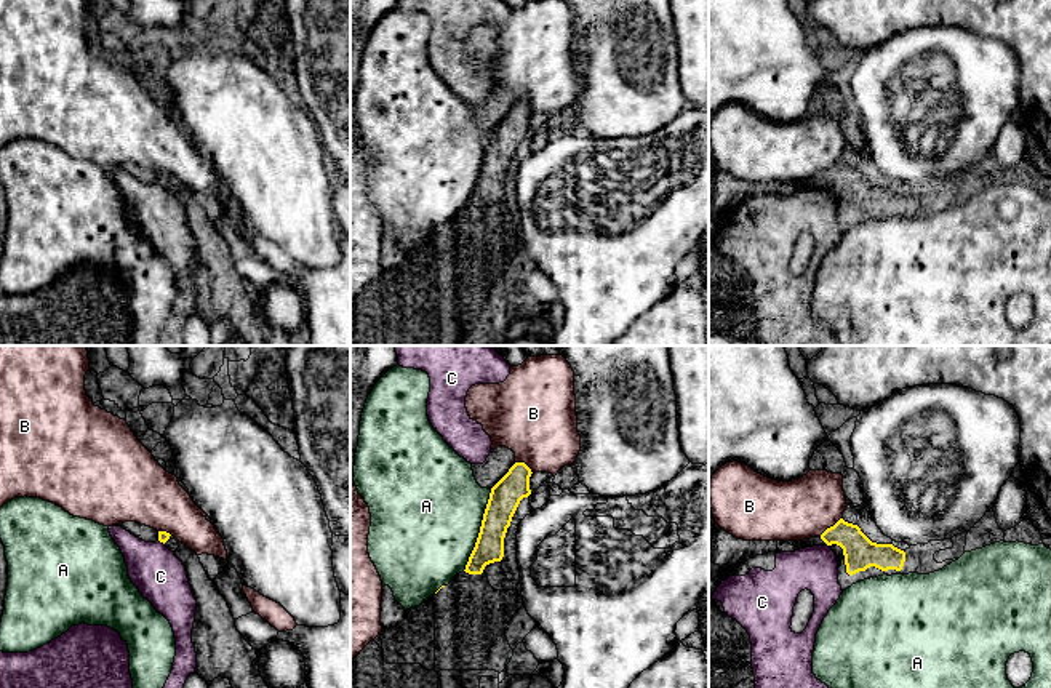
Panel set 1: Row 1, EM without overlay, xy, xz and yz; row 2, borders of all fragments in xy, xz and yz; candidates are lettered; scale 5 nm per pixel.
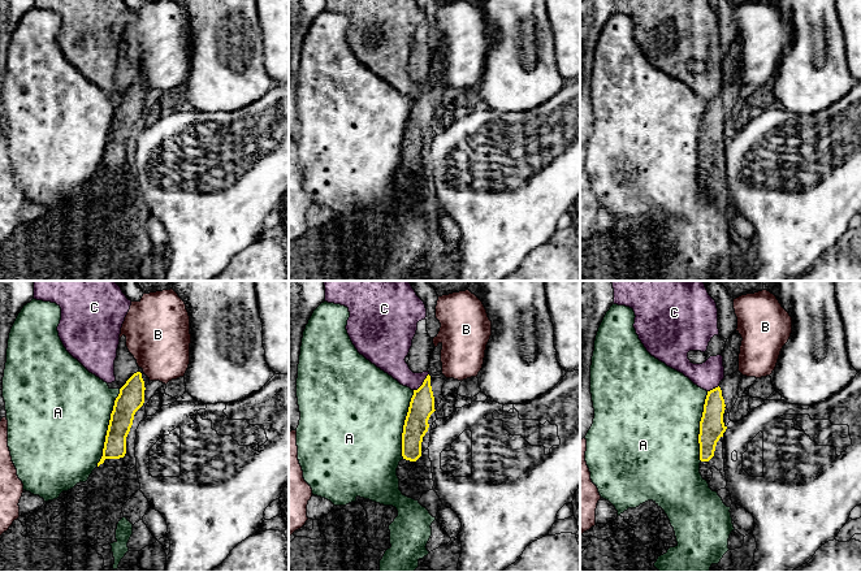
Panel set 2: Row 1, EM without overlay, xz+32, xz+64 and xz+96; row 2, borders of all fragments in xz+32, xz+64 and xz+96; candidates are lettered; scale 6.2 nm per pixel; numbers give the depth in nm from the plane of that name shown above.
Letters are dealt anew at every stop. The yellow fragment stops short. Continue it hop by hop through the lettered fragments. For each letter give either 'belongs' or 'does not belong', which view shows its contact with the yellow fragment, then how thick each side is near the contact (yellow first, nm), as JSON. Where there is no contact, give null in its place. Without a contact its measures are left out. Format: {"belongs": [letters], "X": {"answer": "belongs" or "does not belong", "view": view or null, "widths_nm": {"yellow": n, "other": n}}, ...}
{"belongs": [], "A": {"answer": "does not belong", "view": "xz", "widths_nm": {"yellow": 160, "other": 480}}, "B": {"answer": "does not belong", "view": "yz", "widths_nm": {"yellow": 160, "other": 300}}, "C": {"answer": "does not belong", "view": "yz", "widths_nm": {"yellow": 160, "other": 220}}}

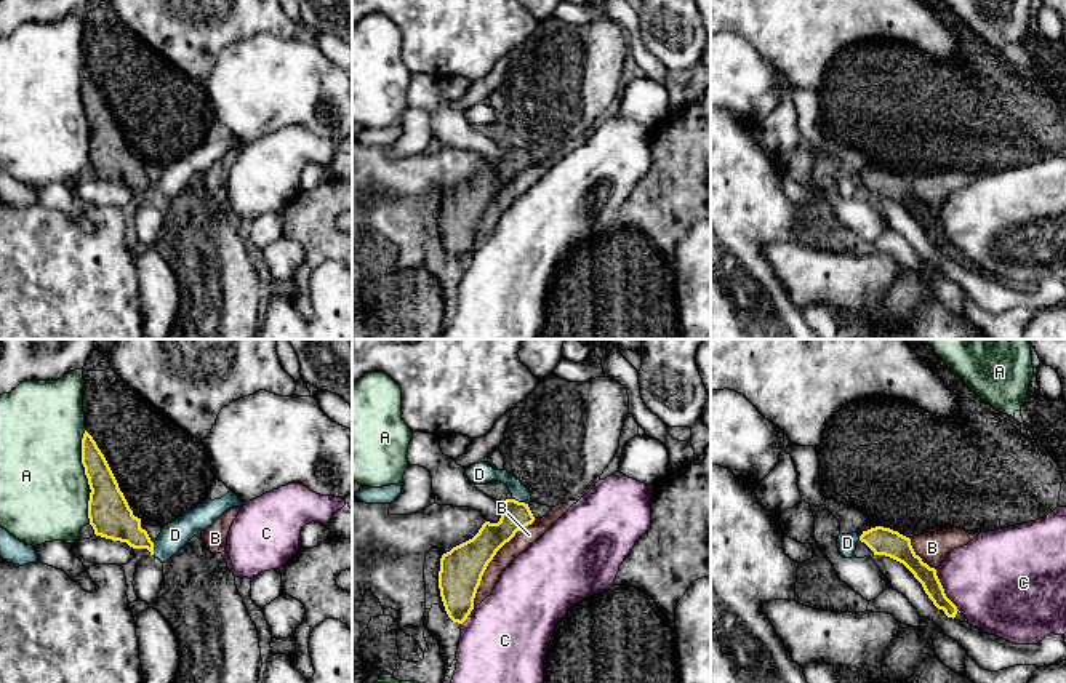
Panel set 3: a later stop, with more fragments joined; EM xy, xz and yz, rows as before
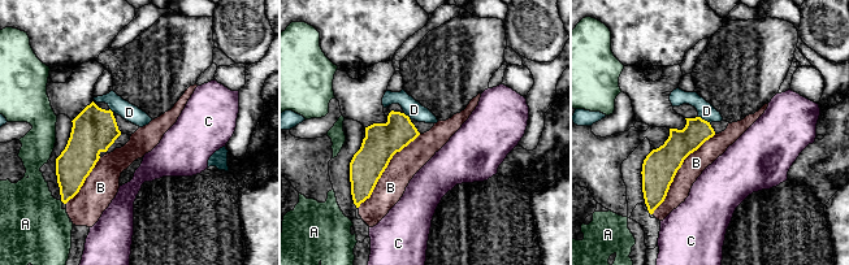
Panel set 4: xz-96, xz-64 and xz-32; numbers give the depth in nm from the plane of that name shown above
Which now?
{"belongs": [], "A": {"answer": "does not belong", "view": "xy", "widths_nm": {"yellow": 220, "other": 440}}, "B": {"answer": "does not belong", "view": "xz", "widths_nm": {"yellow": 220, "other": 90}}, "C": {"answer": "does not belong", "view": "yz", "widths_nm": {"yellow": 100, "other": 440}}, "D": {"answer": "does not belong", "view": "xz", "widths_nm": {"yellow": 140, "other": 110}}}

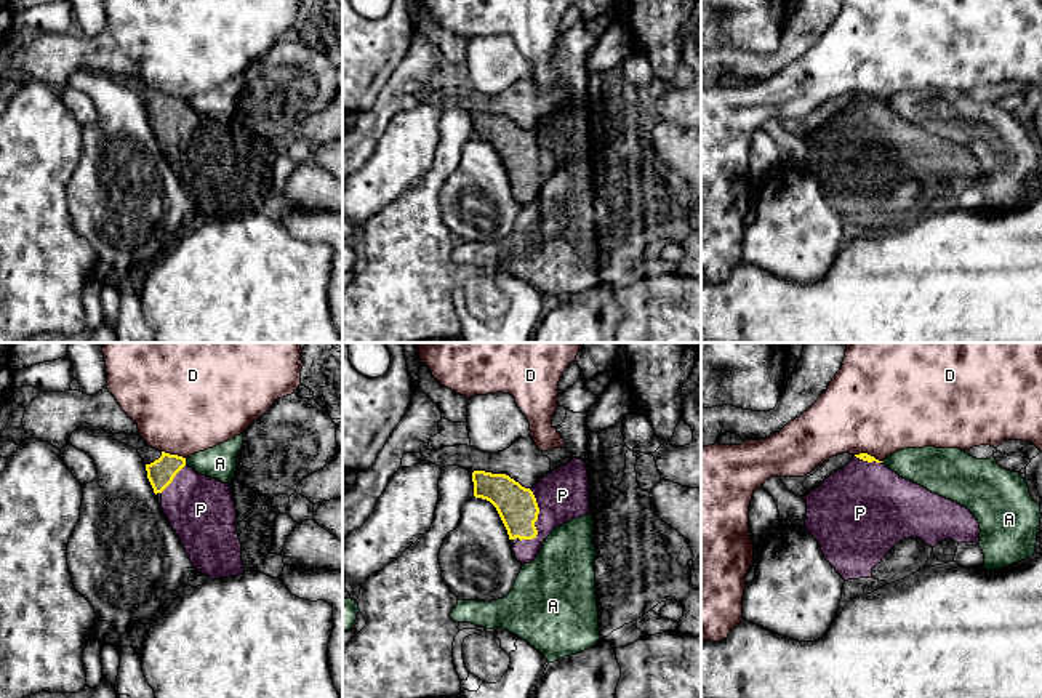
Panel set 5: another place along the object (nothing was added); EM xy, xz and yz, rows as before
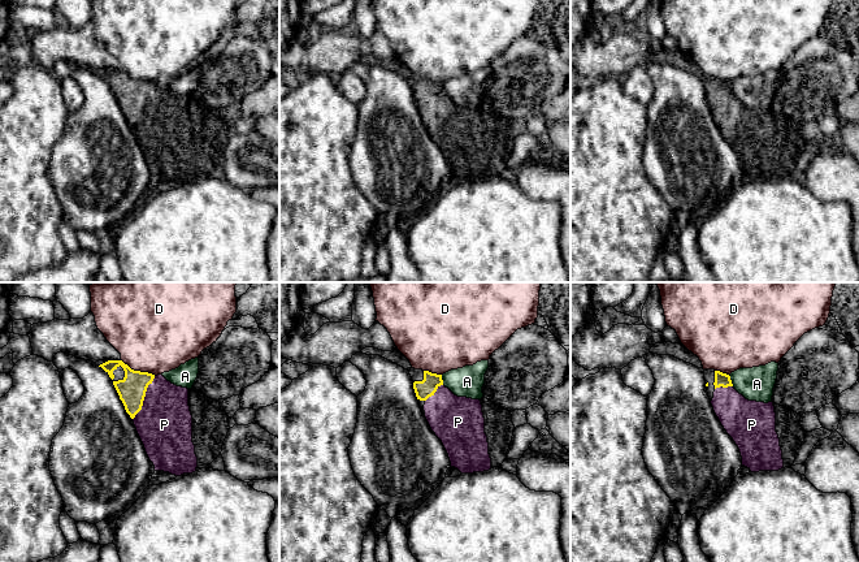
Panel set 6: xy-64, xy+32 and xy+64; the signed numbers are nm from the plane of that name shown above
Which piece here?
{"belongs": ["P"], "A": {"answer": "does not belong", "view": "xy", "widths_nm": {"yellow": 140, "other": 170}}, "D": {"answer": "does not belong", "view": "xy", "widths_nm": {"yellow": 140, "other": 480}}, "P": {"answer": "belongs", "view": "xz", "widths_nm": {"yellow": 200, "other": 260}}}

